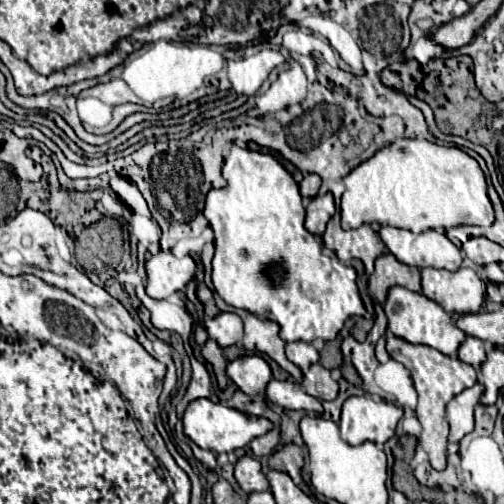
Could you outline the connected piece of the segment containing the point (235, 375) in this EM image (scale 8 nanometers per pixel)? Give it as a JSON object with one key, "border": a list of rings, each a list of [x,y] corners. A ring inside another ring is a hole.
{"border":[[[249,354],[229,362],[227,376],[239,386],[241,392],[255,396],[263,392],[271,380],[271,368],[259,354]]]}

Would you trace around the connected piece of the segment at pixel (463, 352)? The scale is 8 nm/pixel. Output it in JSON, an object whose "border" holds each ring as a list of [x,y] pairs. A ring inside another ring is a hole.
{"border":[[[467,336],[465,342],[459,346],[459,360],[471,364],[475,370],[485,362],[485,348],[483,348],[483,340]]]}

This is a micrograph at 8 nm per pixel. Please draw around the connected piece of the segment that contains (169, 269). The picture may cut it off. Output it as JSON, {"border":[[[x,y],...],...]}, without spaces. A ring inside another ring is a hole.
{"border":[[[159,250],[145,260],[147,286],[145,292],[151,298],[169,298],[171,294],[183,290],[187,282],[195,276],[195,262],[191,256],[175,258],[171,252]]]}

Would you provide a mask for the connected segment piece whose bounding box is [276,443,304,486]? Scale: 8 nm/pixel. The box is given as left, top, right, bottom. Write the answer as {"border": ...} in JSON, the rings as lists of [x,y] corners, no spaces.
{"border":[[[290,443],[276,452],[281,452],[281,462],[285,466],[285,472],[289,474],[293,482],[299,486],[302,482],[301,470],[304,465],[303,449]]]}

